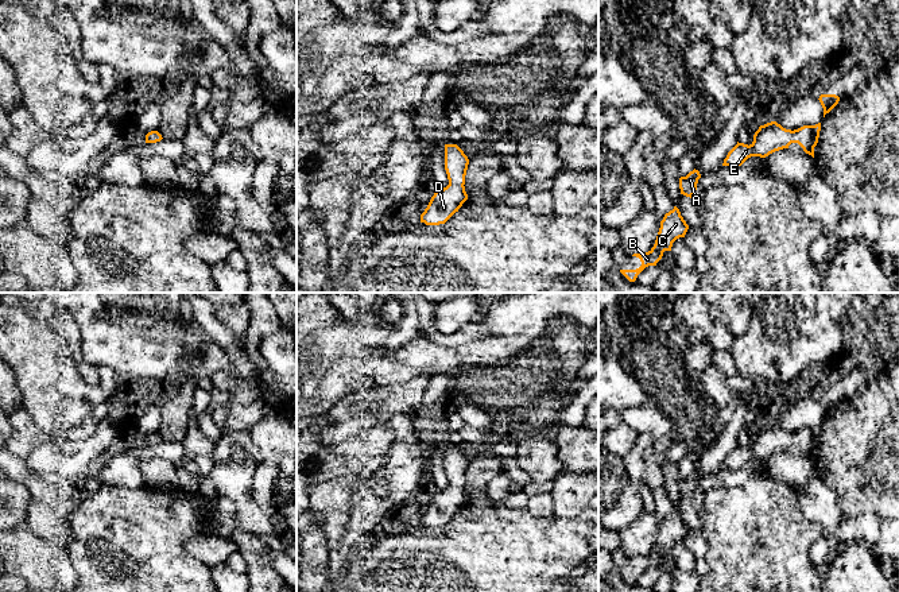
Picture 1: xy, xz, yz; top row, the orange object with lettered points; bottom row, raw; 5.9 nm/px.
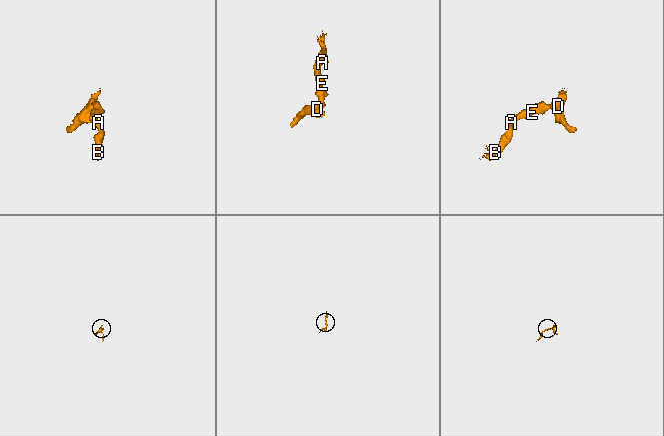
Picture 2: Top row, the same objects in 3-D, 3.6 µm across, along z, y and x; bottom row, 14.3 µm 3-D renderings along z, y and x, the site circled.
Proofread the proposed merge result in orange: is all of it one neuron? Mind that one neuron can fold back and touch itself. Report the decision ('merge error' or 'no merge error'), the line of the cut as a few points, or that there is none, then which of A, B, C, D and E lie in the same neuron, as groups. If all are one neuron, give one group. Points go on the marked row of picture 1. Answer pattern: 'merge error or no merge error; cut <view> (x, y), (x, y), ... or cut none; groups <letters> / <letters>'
no merge error; cut none; groups A B C D E

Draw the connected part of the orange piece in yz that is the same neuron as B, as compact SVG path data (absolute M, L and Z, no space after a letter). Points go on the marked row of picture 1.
M677 206L673 210L664 214L660 221L660 228L655 240L654 247L646 254L633 254L640 259L642 266L636 270L620 270L620 272L629 280L635 282L638 275L648 266L656 266L662 259L664 251L671 251L673 243L685 237L689 225L681 216L681 212Z

